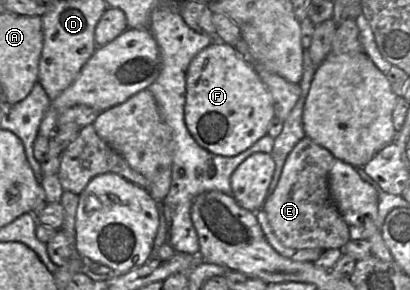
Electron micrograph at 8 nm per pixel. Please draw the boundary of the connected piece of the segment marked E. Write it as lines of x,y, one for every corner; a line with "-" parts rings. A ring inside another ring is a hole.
306,136
289,153
275,190
262,206
274,234
283,246
295,250
342,250
350,240
349,226
329,191
328,176
333,162
334,157
327,149

